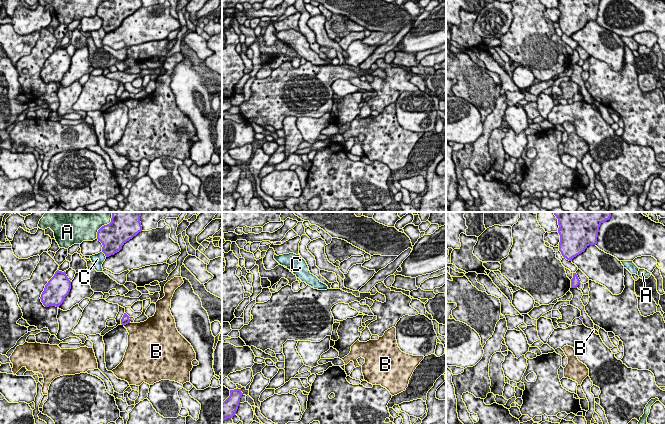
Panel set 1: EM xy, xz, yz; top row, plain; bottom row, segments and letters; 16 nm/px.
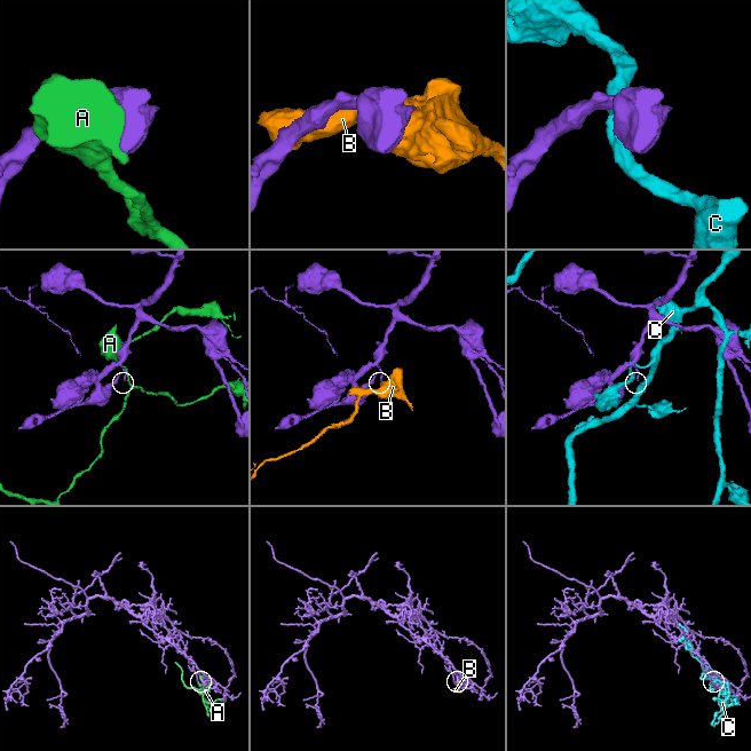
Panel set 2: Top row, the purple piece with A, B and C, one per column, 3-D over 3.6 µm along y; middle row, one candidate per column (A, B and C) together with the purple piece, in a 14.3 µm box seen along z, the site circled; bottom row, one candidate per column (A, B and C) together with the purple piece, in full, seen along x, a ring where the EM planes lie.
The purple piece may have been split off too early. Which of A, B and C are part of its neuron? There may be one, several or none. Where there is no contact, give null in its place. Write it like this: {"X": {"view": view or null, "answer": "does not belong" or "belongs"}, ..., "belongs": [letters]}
{"A": {"view": "xy", "answer": "does not belong"}, "B": {"view": "xy", "answer": "does not belong"}, "C": {"view": "xy", "answer": "does not belong"}, "belongs": []}

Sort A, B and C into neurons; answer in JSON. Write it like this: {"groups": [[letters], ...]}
{"groups": [["A"], ["B"], ["C"]]}

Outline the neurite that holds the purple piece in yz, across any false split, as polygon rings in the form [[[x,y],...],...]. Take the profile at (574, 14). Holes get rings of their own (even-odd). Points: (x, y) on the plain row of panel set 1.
[[[558,0],[559,27],[569,37],[581,30],[589,21],[597,20],[601,0]]]

